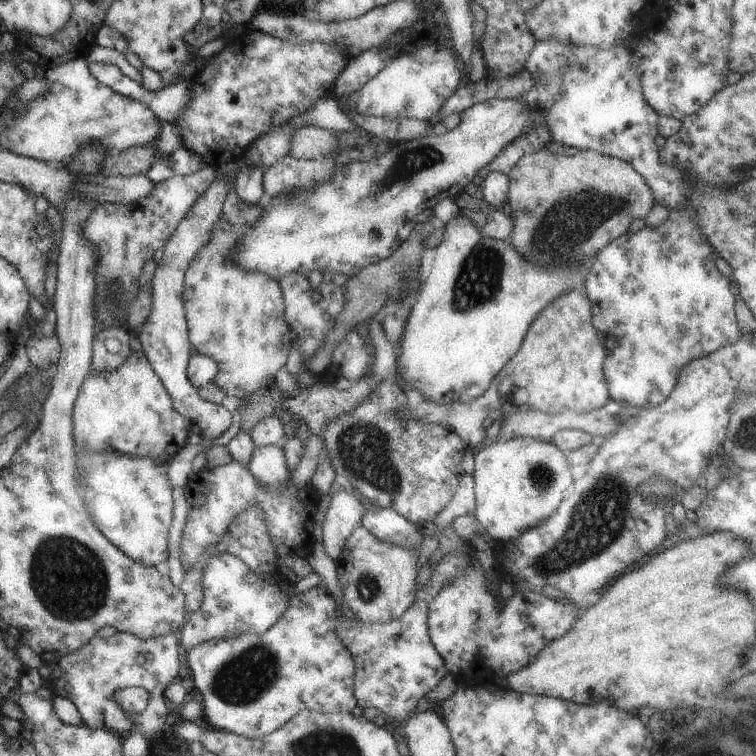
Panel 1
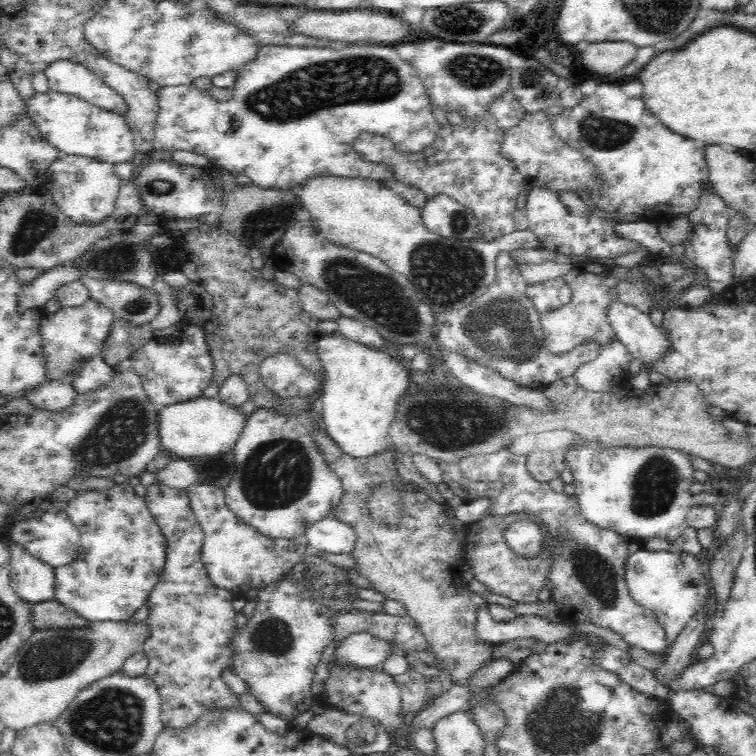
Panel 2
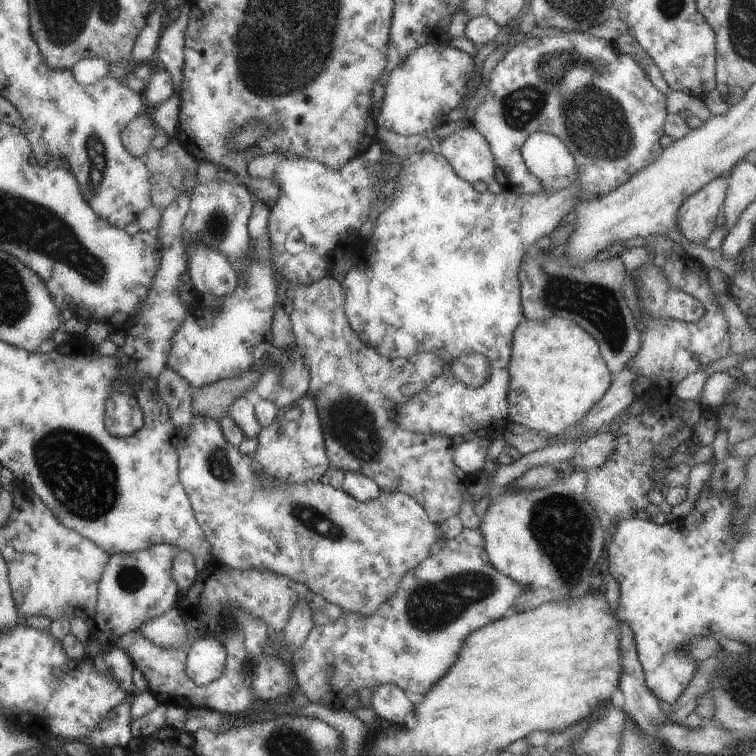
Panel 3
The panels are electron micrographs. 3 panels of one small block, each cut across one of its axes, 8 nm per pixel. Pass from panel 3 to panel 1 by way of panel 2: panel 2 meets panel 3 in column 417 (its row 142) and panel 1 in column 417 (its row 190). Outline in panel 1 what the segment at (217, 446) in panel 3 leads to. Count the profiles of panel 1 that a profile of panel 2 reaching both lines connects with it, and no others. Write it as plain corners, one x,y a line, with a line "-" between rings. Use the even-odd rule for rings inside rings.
359,523
345,539
342,551
334,560
335,572
341,584
341,594
345,605
353,612
357,621
362,623
384,623
396,619
412,605
415,591
415,577
417,576
417,551
403,545
389,543
378,539

